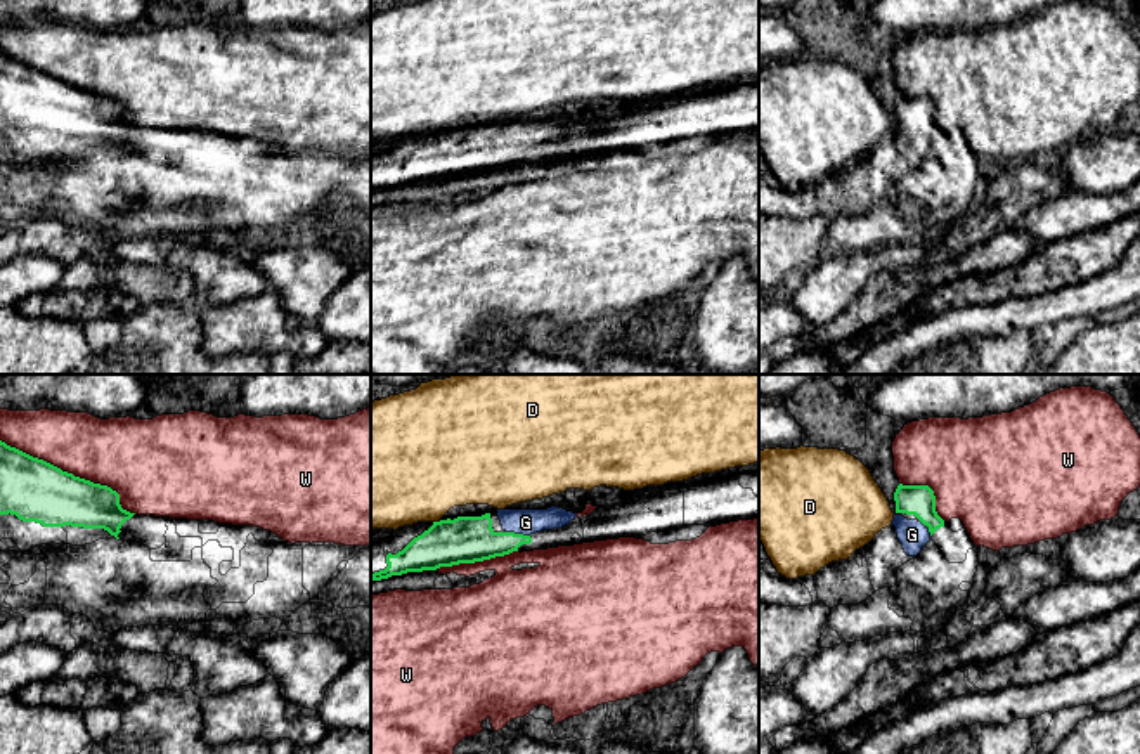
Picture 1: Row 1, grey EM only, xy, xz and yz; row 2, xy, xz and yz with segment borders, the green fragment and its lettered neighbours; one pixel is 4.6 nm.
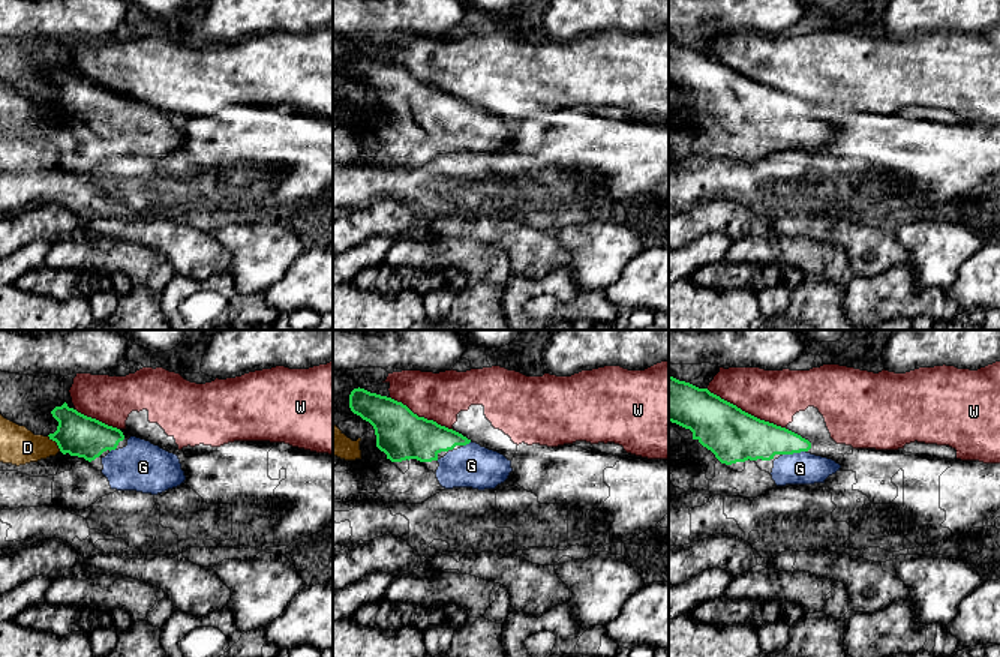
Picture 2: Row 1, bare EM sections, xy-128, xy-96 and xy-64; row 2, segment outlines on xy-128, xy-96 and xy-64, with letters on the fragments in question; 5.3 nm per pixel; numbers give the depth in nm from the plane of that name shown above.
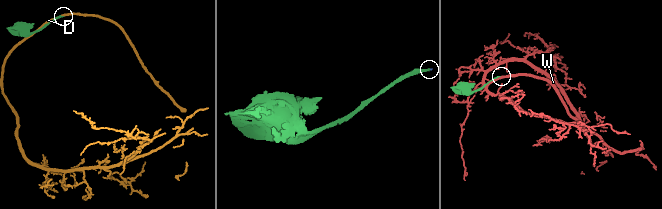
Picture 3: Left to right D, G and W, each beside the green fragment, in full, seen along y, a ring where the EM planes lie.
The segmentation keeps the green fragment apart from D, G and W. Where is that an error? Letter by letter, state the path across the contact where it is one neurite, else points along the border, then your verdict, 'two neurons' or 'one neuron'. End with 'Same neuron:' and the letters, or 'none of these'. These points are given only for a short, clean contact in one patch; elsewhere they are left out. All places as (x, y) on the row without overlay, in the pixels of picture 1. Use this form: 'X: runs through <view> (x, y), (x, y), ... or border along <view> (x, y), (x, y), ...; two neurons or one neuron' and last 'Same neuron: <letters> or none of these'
D: two neurons
G: one neuron
W: two neurons
Same neuron: G

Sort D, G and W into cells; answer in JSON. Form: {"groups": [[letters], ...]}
{"groups": [["D"], ["G"], ["W"]]}

